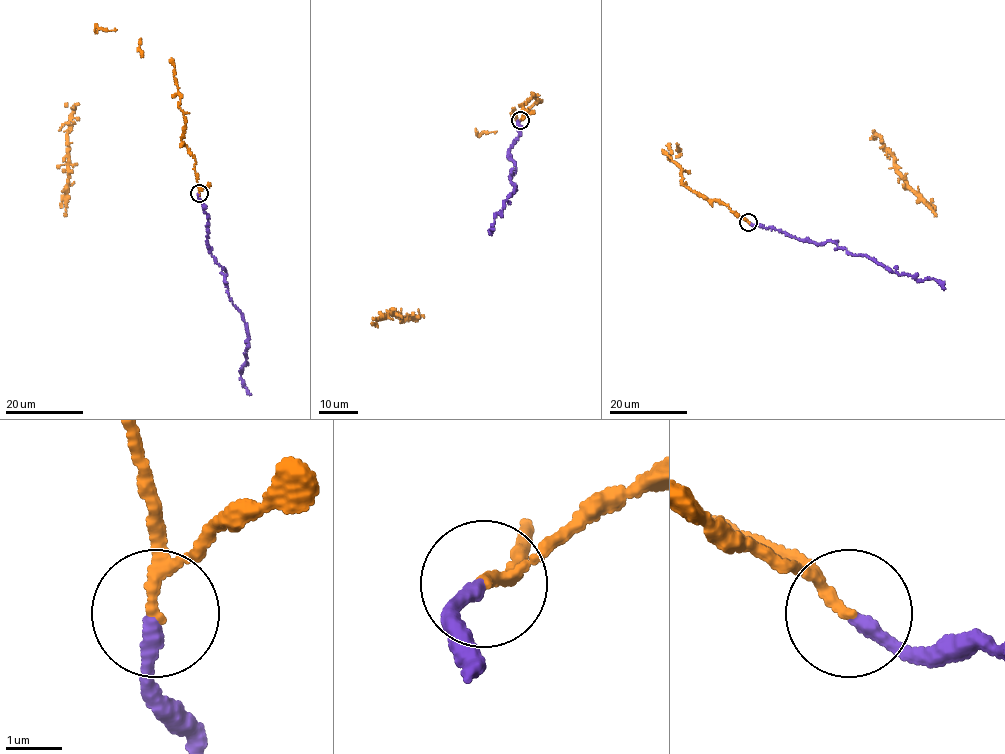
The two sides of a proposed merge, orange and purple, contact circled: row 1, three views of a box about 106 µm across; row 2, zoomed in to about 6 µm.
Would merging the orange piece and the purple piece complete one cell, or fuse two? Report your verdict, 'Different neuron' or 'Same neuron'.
Different neuron

